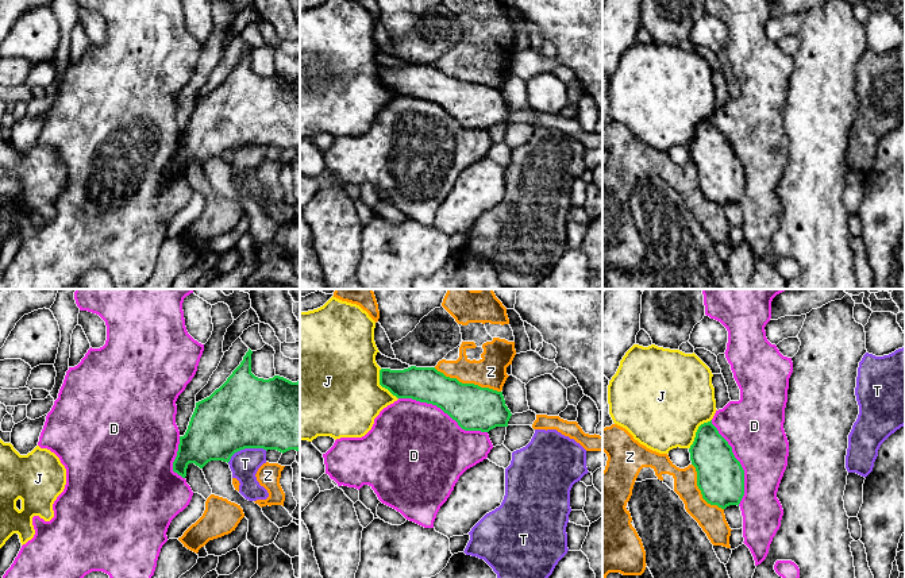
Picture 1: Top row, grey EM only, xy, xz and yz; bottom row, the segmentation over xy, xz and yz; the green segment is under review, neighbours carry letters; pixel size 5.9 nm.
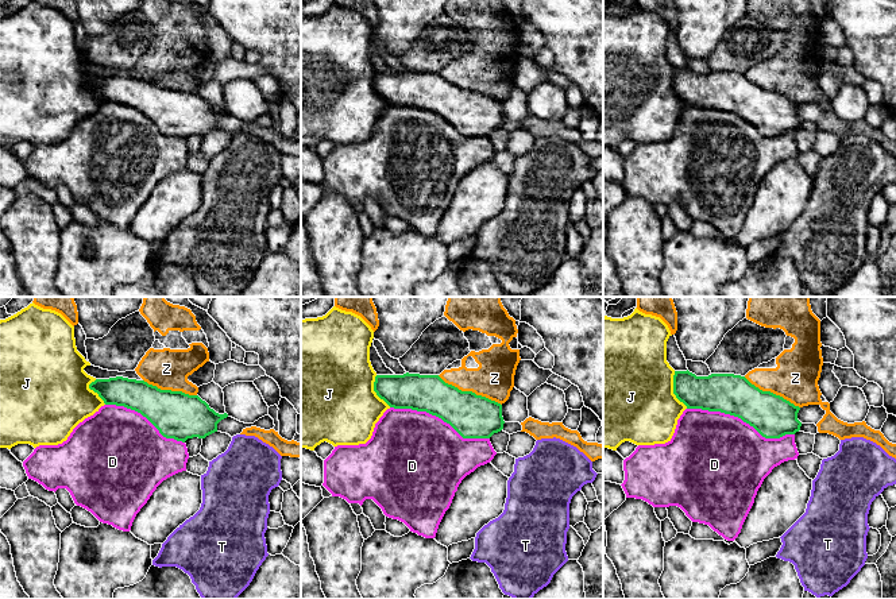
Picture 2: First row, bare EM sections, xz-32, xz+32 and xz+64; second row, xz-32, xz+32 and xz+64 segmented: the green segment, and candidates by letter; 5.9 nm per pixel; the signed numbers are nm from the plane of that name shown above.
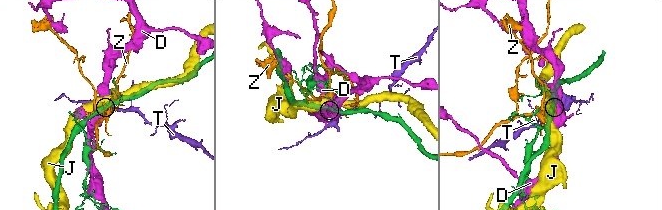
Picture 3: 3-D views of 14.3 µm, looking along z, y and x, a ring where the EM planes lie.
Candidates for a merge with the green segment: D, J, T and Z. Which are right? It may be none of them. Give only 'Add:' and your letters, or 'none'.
Add: J

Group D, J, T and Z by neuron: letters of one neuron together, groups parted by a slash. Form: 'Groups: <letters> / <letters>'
Groups: D / J / T / Z

